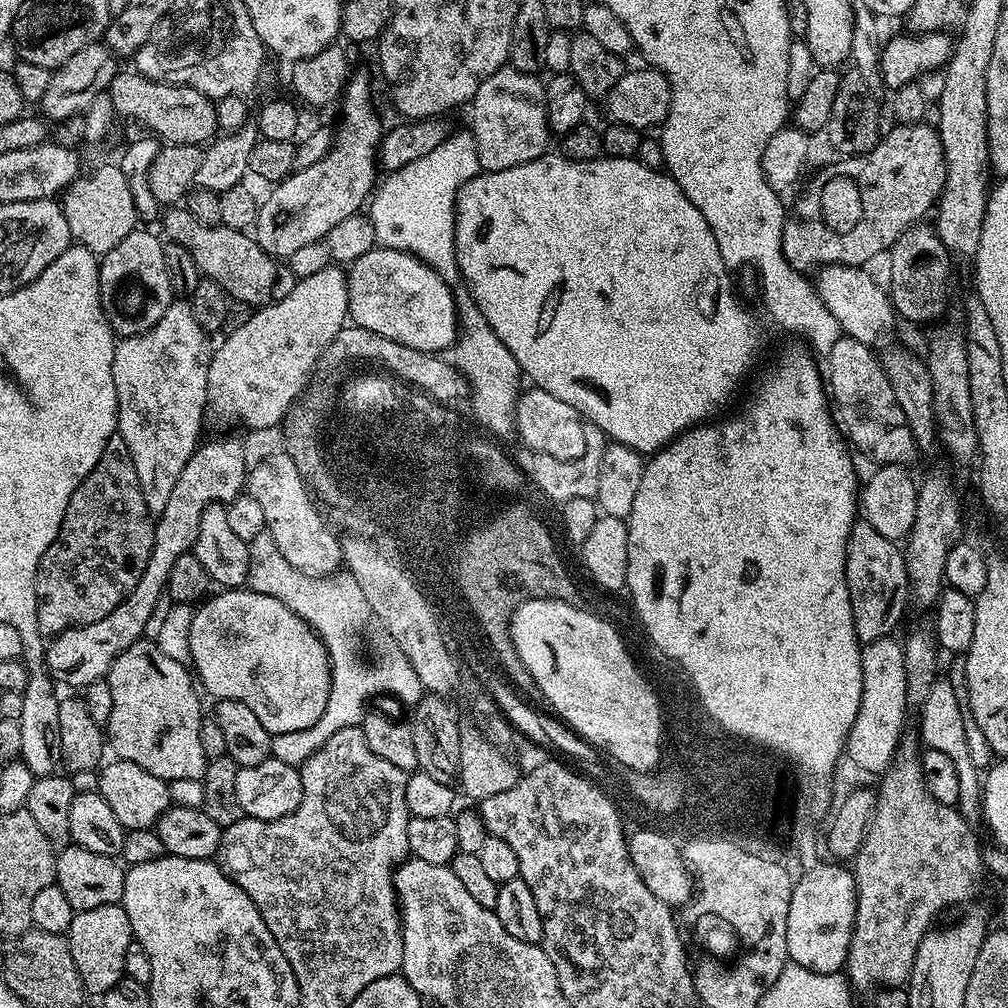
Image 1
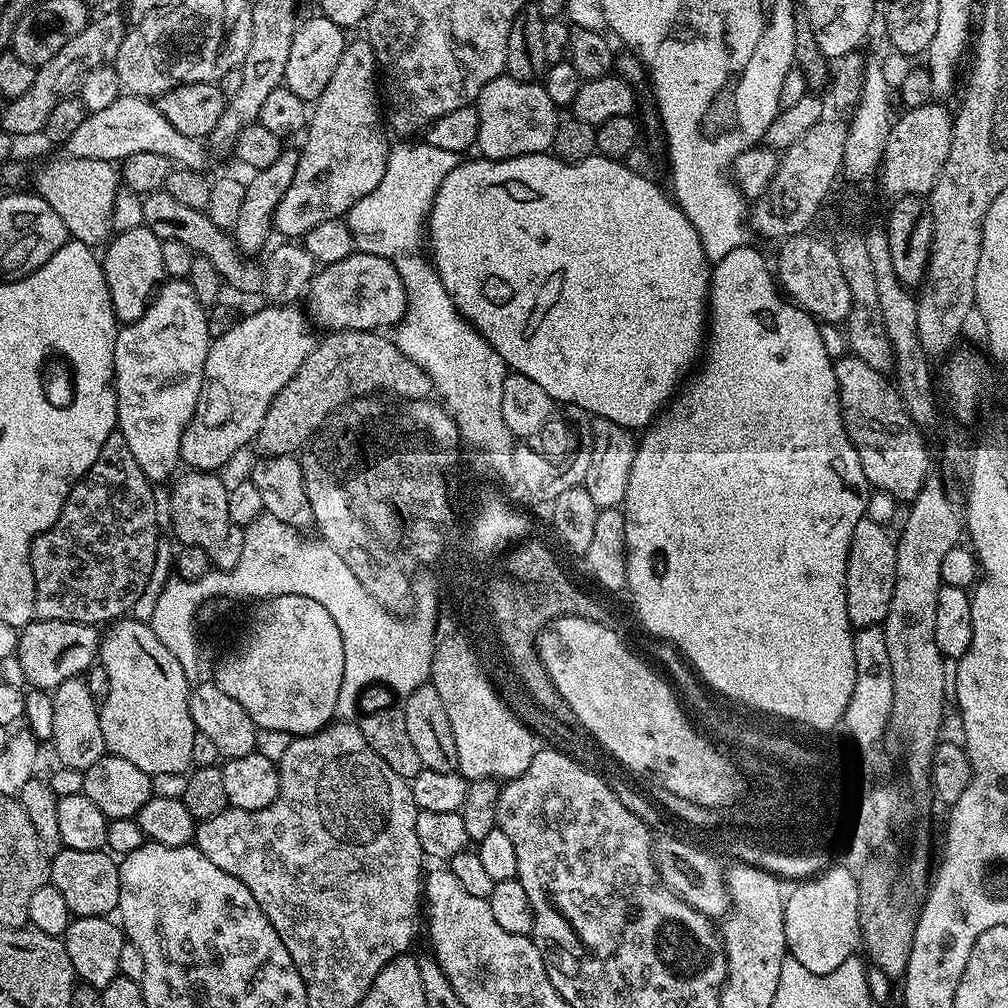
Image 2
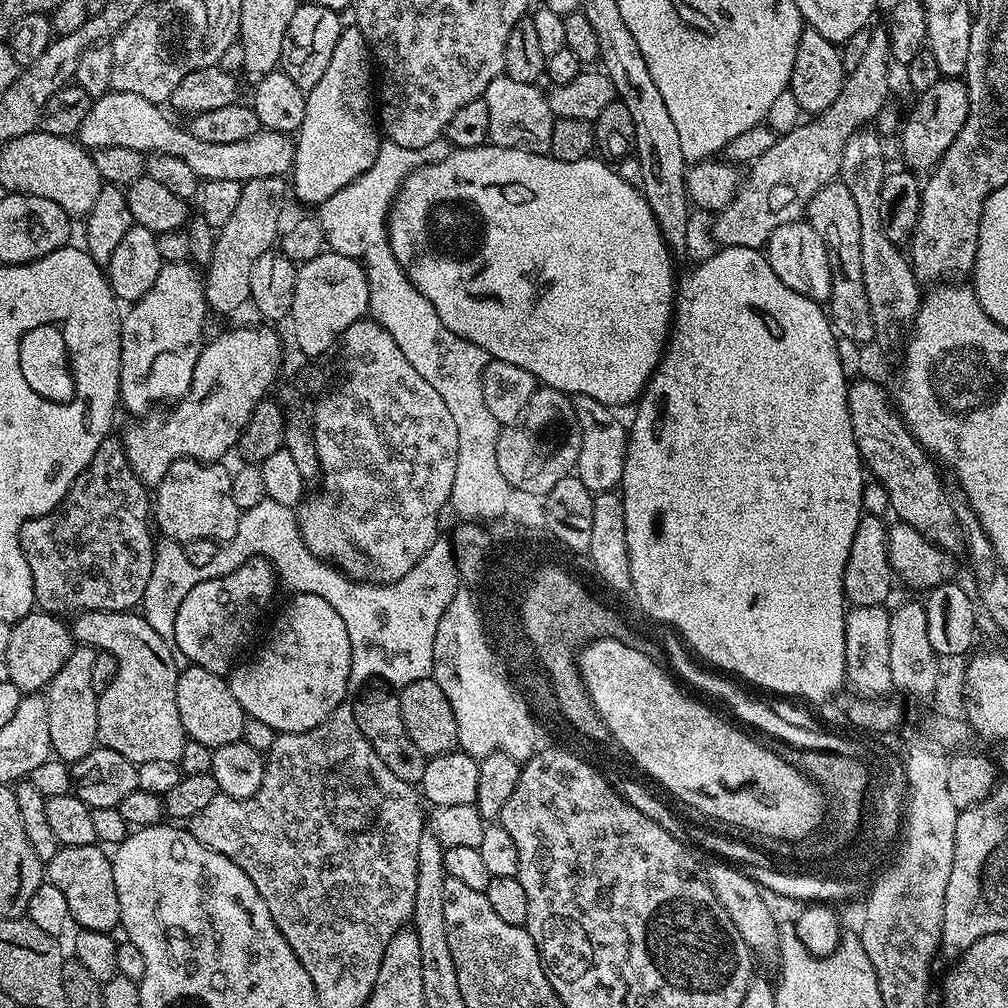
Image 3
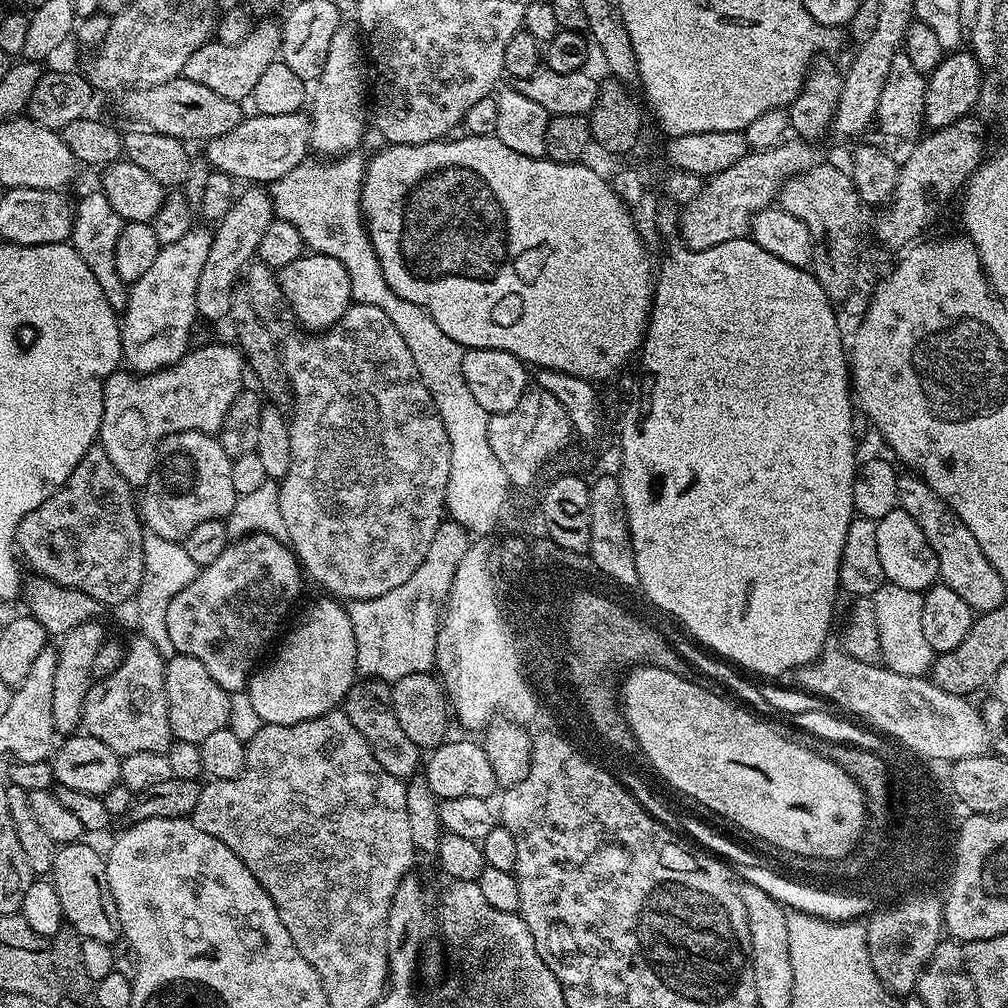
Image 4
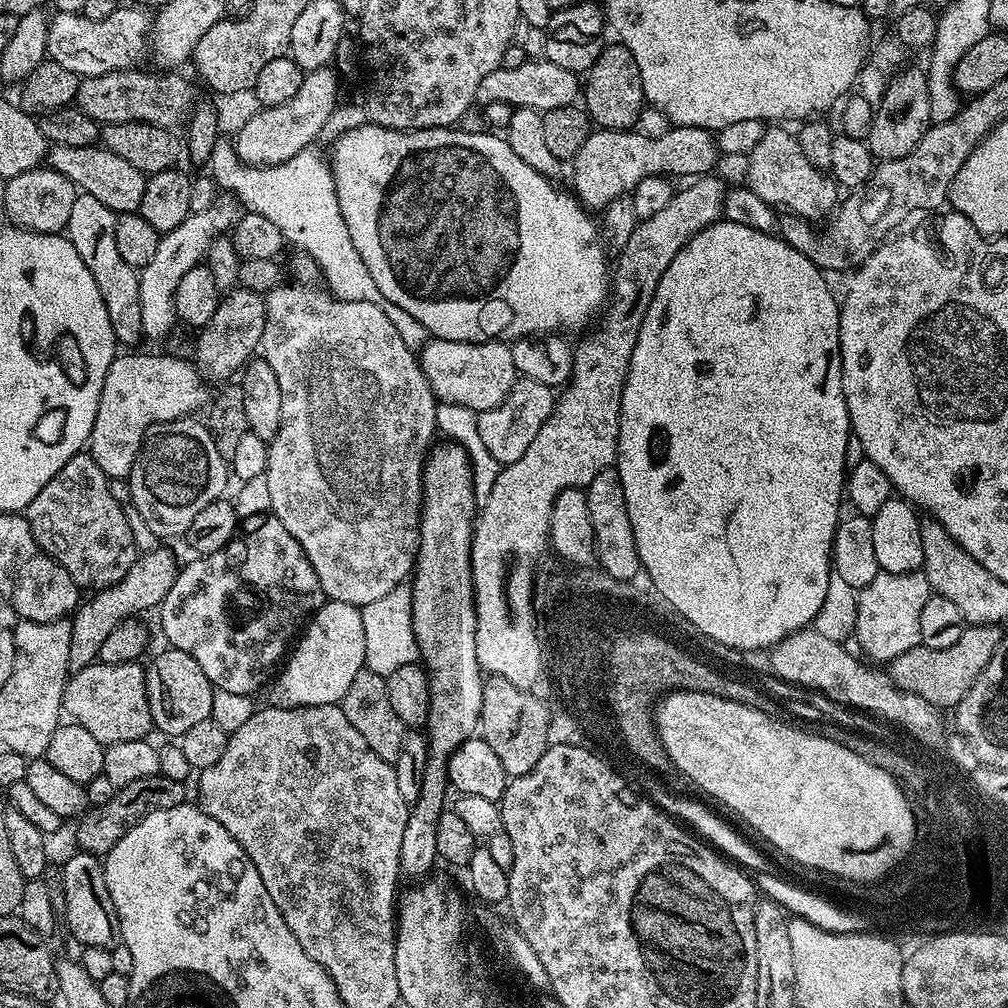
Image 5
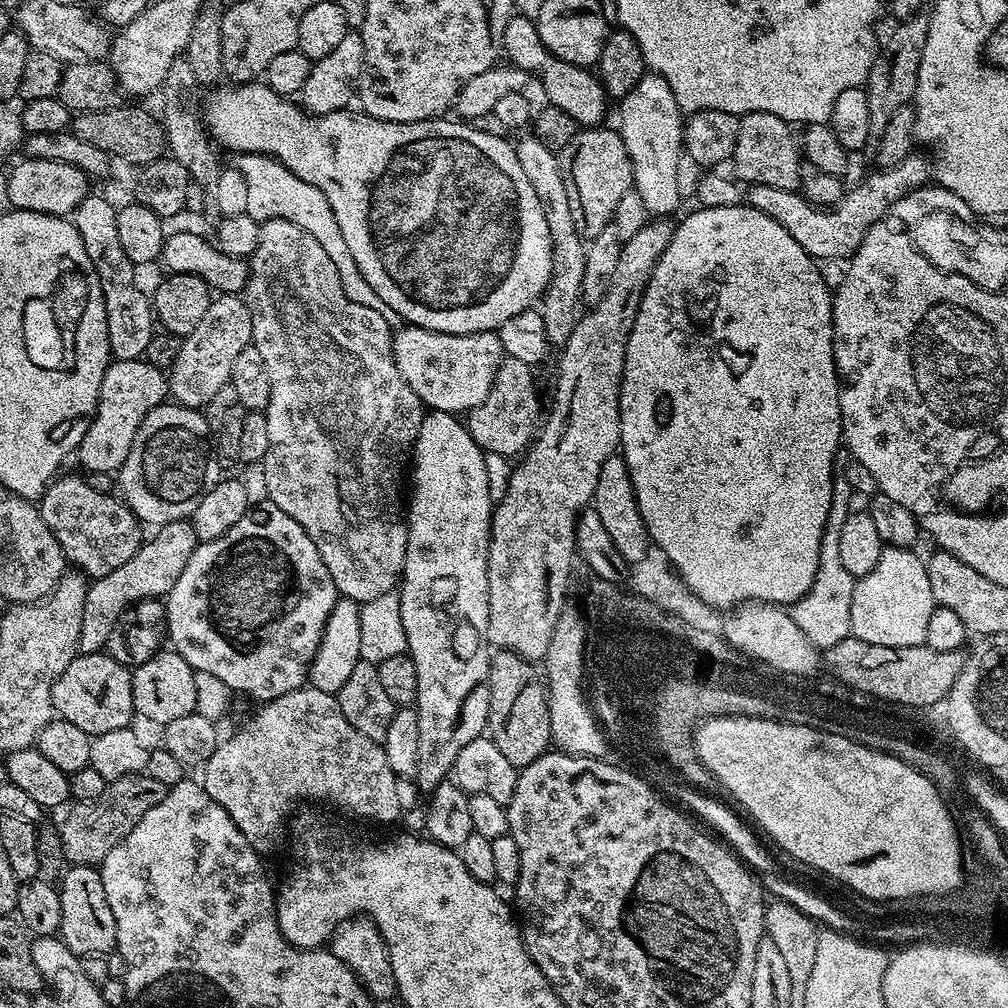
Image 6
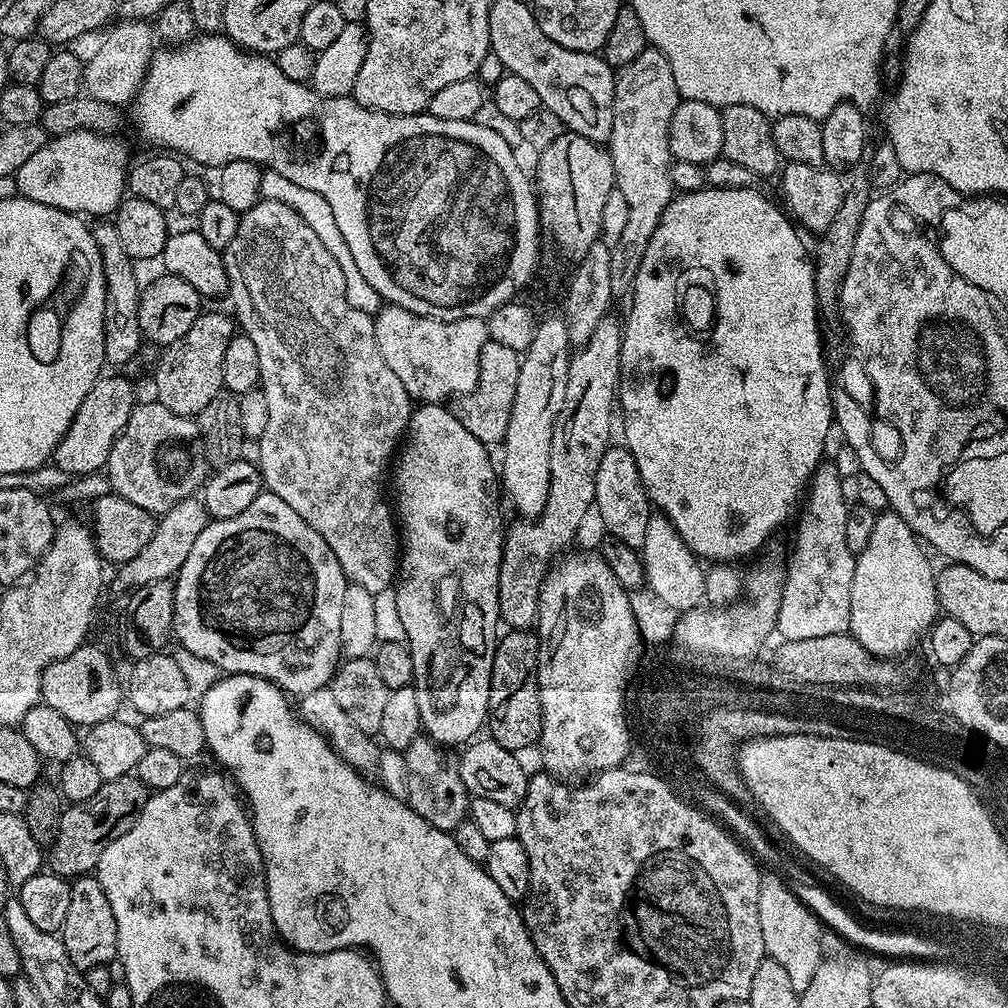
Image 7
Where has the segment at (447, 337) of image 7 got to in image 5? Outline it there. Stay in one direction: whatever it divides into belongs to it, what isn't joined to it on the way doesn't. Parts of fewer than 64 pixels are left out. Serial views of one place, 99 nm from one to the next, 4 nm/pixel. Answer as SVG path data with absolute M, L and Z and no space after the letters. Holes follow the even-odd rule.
M432 338L419 349L418 359L420 369L424 372L437 401L461 404L477 414L504 401L518 379L511 347L497 339L471 344L461 340Z

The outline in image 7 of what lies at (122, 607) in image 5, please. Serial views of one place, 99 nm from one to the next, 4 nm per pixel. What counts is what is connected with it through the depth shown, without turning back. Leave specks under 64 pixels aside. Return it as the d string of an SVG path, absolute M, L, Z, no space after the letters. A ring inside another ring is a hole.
M199 499L180 500L174 506L170 506L170 510L166 510L157 519L154 538L150 538L150 542L146 542L146 547L134 558L130 558L130 562L119 565L117 572L120 573L116 576L117 582L122 587L128 588L127 590L135 590L150 582L172 580L180 571L182 562L186 562L194 541L198 538L198 534L202 534L209 519L208 511Z

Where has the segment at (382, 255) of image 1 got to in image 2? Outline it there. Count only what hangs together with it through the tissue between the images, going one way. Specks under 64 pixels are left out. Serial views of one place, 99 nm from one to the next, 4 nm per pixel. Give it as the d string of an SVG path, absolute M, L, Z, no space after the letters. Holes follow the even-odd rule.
M355 250L342 258L342 262L325 264L317 271L307 290L307 300L307 315L328 332L391 329L403 321L409 301L408 293L404 290L404 280L391 260Z

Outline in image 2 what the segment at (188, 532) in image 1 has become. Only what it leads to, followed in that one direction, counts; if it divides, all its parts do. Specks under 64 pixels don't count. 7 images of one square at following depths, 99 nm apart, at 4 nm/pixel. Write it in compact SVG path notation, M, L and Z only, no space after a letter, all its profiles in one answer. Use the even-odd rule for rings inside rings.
M33 619L32 623L19 629L20 641L16 647L16 656L20 660L20 672L32 683L36 690L55 690L75 676L83 677L88 669L97 663L100 651L102 632L99 627L78 622L62 622L61 620Z

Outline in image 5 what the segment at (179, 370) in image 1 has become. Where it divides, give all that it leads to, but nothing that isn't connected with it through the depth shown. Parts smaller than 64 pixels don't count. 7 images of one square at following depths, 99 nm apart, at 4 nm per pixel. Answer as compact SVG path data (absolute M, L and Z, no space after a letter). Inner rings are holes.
M219 194L212 205L207 207L202 213L192 213L186 218L186 222L181 228L175 228L161 235L158 242L158 251L154 253L154 258L146 262L144 268L139 269L140 274L140 301L142 302L142 330L145 337L150 341L164 340L172 332L172 327L177 327L176 318L176 291L186 275L186 270L196 267L205 259L207 251L210 250L210 244L214 239L223 237L236 223L239 222L242 215L242 209L239 200L231 194Z

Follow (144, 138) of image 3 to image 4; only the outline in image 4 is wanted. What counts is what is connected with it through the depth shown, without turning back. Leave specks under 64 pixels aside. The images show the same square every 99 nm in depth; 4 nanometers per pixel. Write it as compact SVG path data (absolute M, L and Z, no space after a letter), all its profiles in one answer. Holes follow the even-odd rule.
M304 110L294 114L251 115L245 115L240 124L234 126L234 130L230 130L230 134L207 141L203 148L205 154L208 155L209 162L213 164L211 165L213 169L225 172L236 182L248 180L244 182L251 182L256 186L268 186L272 181L290 174L290 170L294 170L294 166L301 164L309 155L312 142L312 121L309 113Z

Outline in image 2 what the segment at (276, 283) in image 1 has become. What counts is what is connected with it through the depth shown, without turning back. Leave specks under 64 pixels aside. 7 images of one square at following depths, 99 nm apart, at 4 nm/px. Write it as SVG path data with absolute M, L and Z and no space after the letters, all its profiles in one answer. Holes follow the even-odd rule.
M161 190L159 192L149 192L143 197L142 212L144 214L143 227L151 230L160 241L182 242L186 246L190 246L190 250L195 252L197 256L208 258L229 289L232 287L236 292L257 293L263 289L263 267L252 261L255 259L245 255L235 239L225 229L216 226L205 211L186 206L185 203L178 202L170 194Z

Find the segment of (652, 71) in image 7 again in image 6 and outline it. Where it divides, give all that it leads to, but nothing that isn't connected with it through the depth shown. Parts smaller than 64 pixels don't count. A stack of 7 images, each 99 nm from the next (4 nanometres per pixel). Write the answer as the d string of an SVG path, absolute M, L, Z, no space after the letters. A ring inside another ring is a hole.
M645 71L644 77L638 82L638 86L634 86L634 90L630 90L630 94L626 94L619 101L620 104L620 124L618 123L618 131L620 133L620 137L622 138L622 142L626 146L626 154L630 154L630 162L632 163L632 186L635 192L638 194L638 198L642 198L642 202L646 202L646 210L648 211L649 217L652 218L668 218L673 214L672 211L675 210L676 207L680 204L680 156L682 160L682 153L684 152L684 121L686 119L685 113L681 112L680 107L678 106L678 98L674 98L674 90L670 90L670 85L666 82L666 78L662 78L656 72Z

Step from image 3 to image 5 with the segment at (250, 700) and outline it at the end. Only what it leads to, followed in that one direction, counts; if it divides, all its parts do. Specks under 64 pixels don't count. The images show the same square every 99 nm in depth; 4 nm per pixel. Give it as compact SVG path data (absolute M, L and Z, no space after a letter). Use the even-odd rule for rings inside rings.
M325 599L324 605L312 613L278 675L271 681L271 703L277 708L340 704L350 682L365 671L365 658L366 634L362 630L360 609L350 602Z

